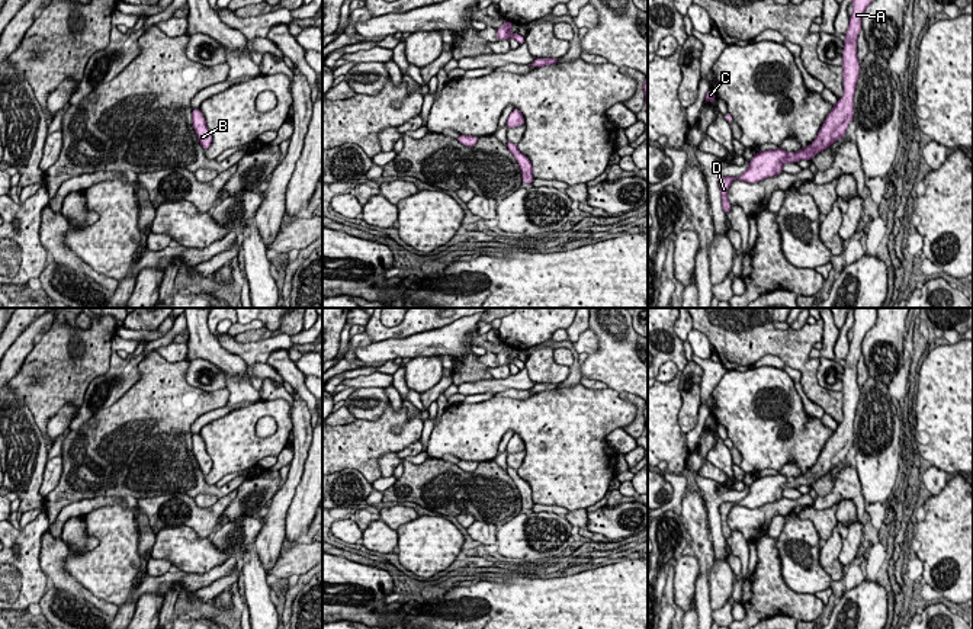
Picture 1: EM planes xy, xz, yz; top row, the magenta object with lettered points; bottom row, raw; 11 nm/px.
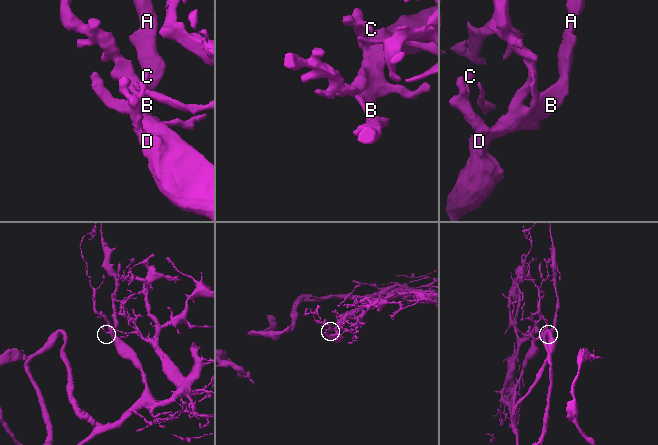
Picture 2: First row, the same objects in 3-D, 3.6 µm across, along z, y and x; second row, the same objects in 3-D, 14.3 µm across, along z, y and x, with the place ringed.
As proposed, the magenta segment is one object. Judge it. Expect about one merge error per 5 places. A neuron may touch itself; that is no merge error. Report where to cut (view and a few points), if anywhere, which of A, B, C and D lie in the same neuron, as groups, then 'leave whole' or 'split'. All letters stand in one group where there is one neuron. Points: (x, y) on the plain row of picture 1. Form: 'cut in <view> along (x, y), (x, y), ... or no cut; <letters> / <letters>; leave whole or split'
no cut; A B C D; leave whole

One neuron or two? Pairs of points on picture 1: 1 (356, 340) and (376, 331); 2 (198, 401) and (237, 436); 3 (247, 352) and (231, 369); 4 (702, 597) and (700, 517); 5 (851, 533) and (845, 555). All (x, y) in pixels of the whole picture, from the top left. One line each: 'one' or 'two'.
1: two
2: two
3: two
4: one
5: one

